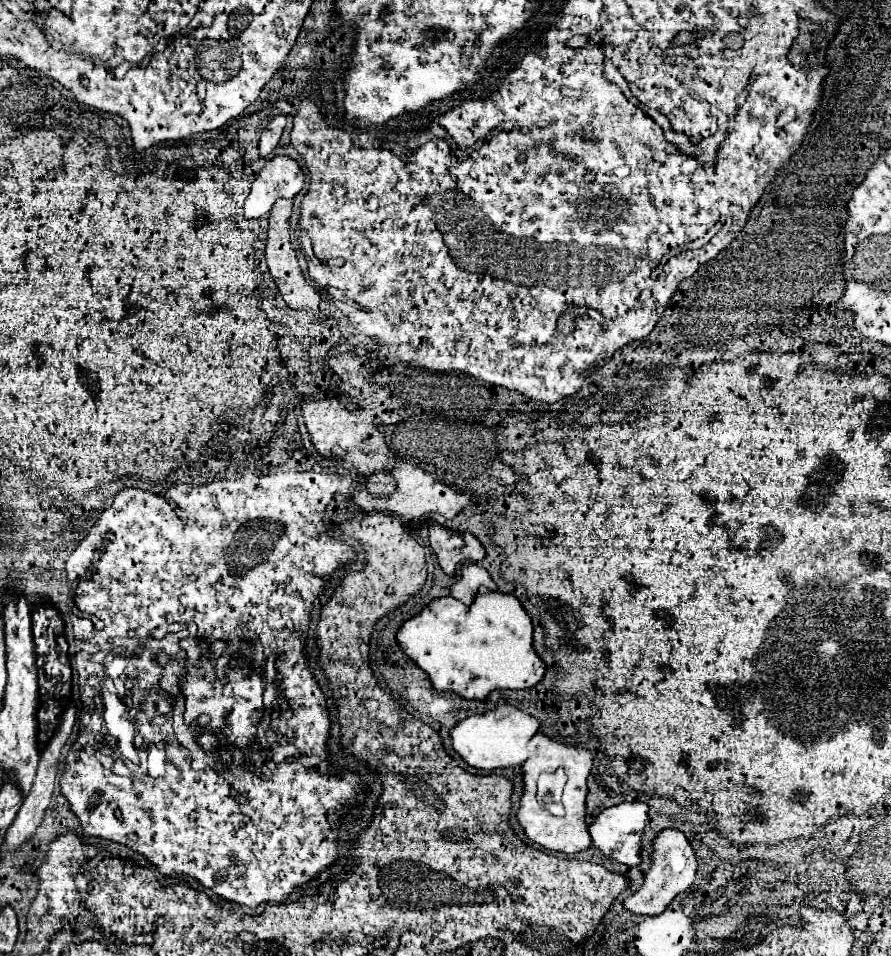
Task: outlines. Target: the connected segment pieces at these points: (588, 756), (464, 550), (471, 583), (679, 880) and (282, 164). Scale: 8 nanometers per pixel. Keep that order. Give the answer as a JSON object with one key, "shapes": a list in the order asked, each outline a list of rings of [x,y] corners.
{"shapes":[[[[536,733],[528,743],[528,751],[536,751],[530,755],[524,765],[524,791],[520,797],[520,809],[516,819],[524,829],[526,837],[552,851],[562,851],[574,855],[590,847],[588,825],[586,825],[586,779],[592,769],[592,753],[584,751],[584,747],[572,747],[550,737]]],[[[430,525],[430,545],[444,573],[452,575],[460,561],[480,561],[486,551],[472,533],[458,533],[444,525]]],[[[466,563],[466,565],[464,565],[464,571],[462,571],[460,577],[458,577],[458,581],[450,587],[450,595],[452,595],[454,599],[462,601],[464,605],[470,605],[474,593],[476,593],[480,587],[486,587],[486,589],[490,589],[490,591],[496,591],[496,589],[498,589],[486,569],[478,567],[476,563]]],[[[664,829],[660,831],[654,841],[652,841],[652,853],[650,853],[650,869],[644,875],[644,883],[640,885],[640,889],[630,895],[628,899],[624,899],[622,907],[632,911],[632,913],[642,913],[642,915],[660,915],[662,909],[682,891],[686,891],[692,881],[694,881],[694,873],[696,873],[696,857],[694,851],[690,847],[690,843],[686,841],[686,837],[676,831],[676,829]]],[[[282,155],[268,159],[252,183],[244,205],[244,217],[258,219],[268,215],[278,199],[292,199],[302,191],[302,187],[304,173],[294,159]]]]}

